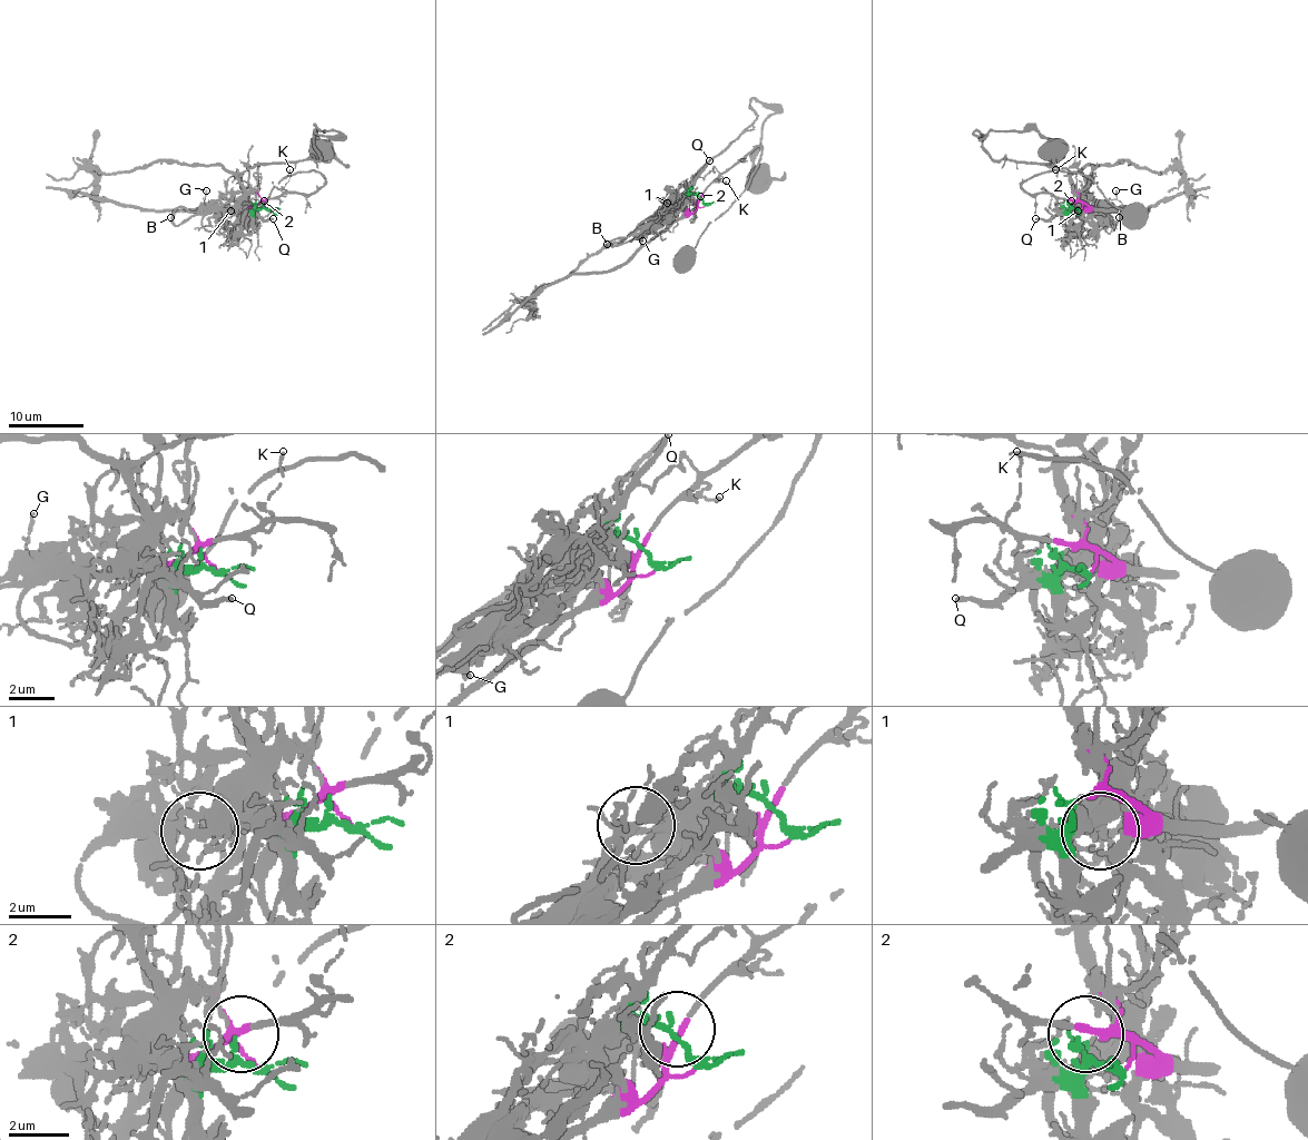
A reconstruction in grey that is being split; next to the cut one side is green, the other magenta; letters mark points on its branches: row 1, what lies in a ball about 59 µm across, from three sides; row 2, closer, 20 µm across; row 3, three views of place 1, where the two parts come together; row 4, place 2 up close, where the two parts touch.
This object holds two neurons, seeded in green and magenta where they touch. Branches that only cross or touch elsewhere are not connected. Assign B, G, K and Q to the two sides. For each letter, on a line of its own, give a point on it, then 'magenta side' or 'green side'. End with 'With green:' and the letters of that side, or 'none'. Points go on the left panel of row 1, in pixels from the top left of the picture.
B: (170, 217) | green side
G: (206, 190) | magenta side
K: (289, 169) | magenta side
Q: (273, 218) | green side
With green: B, Q

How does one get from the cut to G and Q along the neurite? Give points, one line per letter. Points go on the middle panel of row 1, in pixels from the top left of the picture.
G: (704, 205), (684, 213), (641, 246), (643, 241)
Q: (704, 205), (690, 192), (690, 183), (709, 159)

